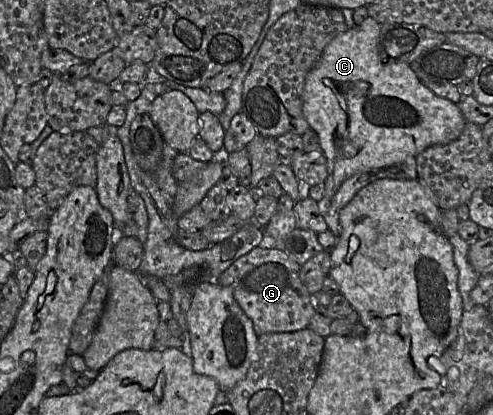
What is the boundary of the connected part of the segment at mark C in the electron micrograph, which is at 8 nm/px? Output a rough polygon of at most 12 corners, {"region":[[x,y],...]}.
{"region":[[381,24],[337,35],[305,79],[327,161],[347,178],[456,140],[457,104],[381,57]]}

